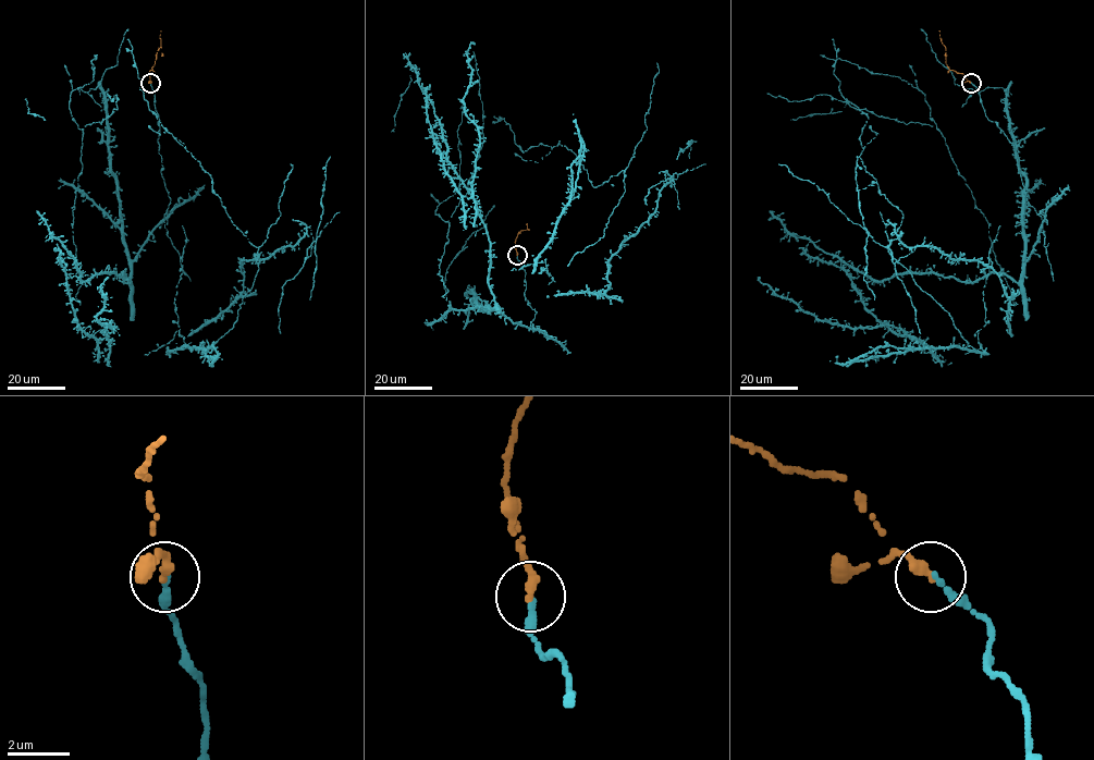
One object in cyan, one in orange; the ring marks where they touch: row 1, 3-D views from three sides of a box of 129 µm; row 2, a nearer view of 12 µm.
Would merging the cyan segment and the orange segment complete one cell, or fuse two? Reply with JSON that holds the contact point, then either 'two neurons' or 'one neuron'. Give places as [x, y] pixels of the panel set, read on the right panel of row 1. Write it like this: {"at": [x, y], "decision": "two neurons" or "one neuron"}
{"at": [971, 83], "decision": "one neuron"}

